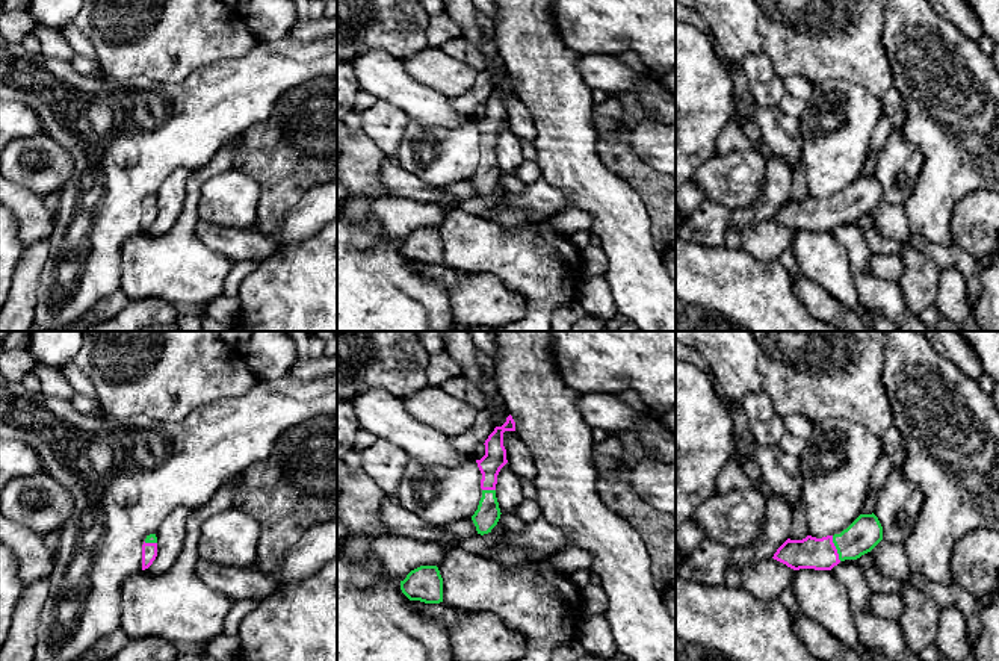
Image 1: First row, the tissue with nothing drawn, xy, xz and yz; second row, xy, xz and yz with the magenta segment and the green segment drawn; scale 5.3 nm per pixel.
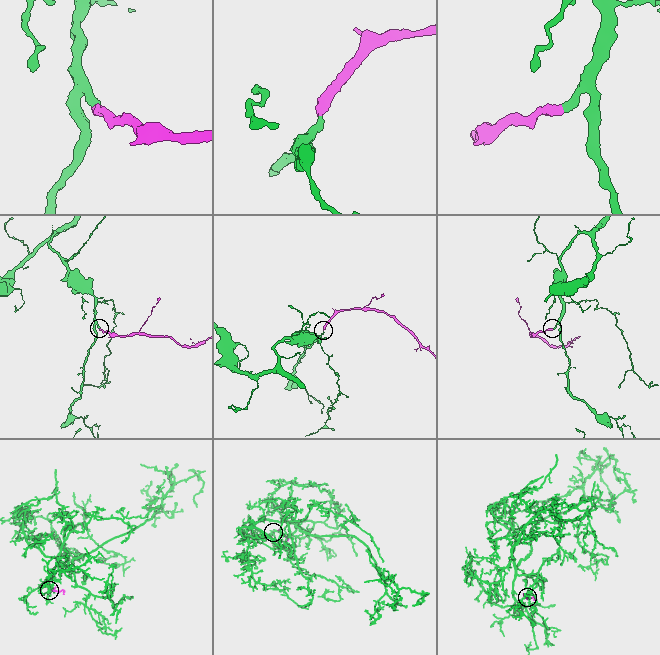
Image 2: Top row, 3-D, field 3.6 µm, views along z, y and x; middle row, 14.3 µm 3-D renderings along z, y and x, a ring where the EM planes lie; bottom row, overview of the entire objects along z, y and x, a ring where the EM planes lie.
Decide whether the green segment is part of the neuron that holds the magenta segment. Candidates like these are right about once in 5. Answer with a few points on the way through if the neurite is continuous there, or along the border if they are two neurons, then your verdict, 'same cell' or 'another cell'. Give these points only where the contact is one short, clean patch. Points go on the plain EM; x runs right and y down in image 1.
way yz (810, 214), (827, 214), (835, 209), (850, 206), (865, 194); same cell

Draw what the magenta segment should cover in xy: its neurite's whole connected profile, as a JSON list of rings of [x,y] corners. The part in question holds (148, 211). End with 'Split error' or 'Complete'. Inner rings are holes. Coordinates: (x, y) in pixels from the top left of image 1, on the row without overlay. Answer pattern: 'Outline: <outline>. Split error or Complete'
Outline: [[[156,195],[147,197],[142,206],[142,231],[148,230],[157,218],[157,198]]]. Split error

